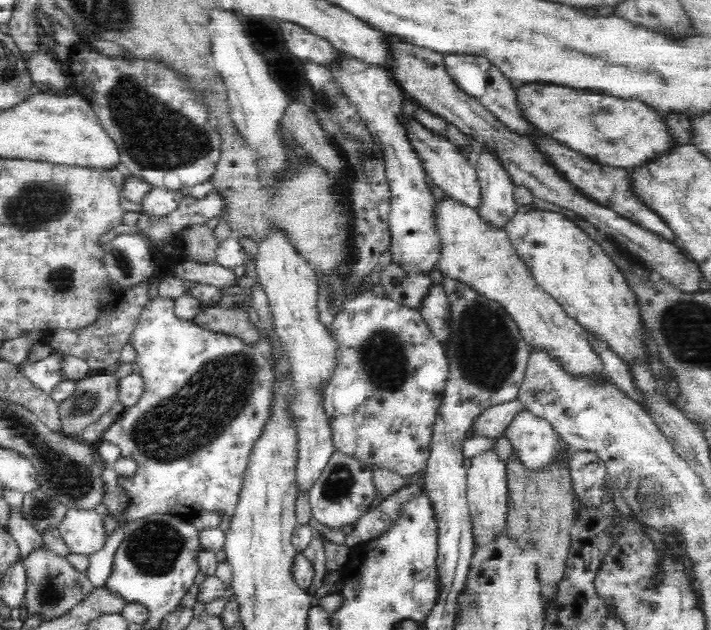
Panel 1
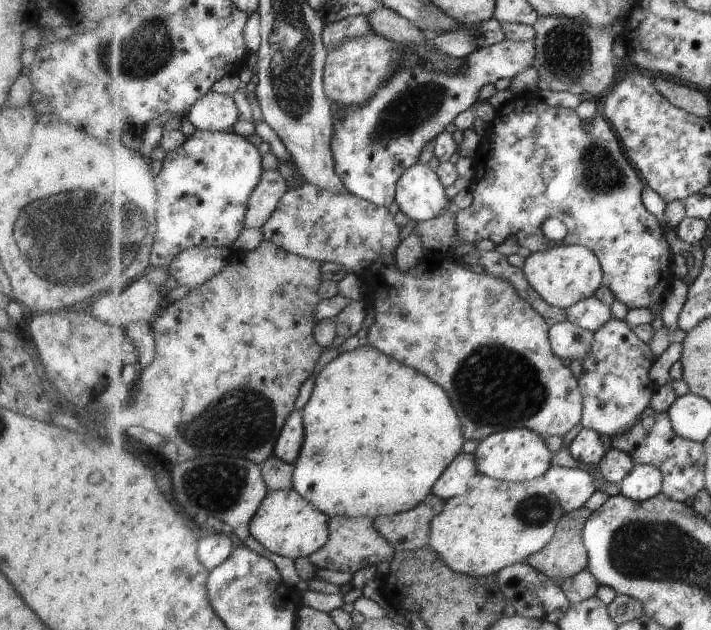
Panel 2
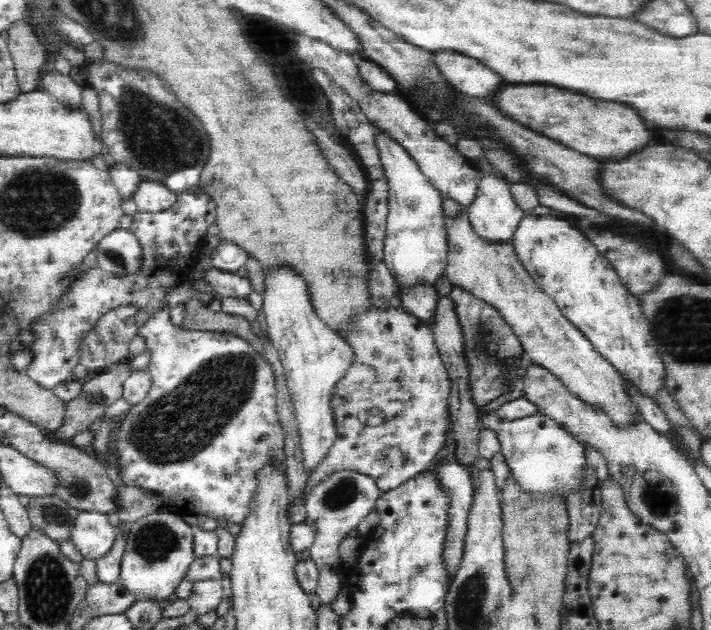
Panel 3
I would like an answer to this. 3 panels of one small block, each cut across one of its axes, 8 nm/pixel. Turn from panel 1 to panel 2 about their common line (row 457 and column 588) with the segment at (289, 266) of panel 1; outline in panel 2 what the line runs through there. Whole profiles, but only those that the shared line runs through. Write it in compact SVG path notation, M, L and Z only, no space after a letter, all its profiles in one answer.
M595 295L569 307L567 312L569 321L595 333L613 318L611 306Z

